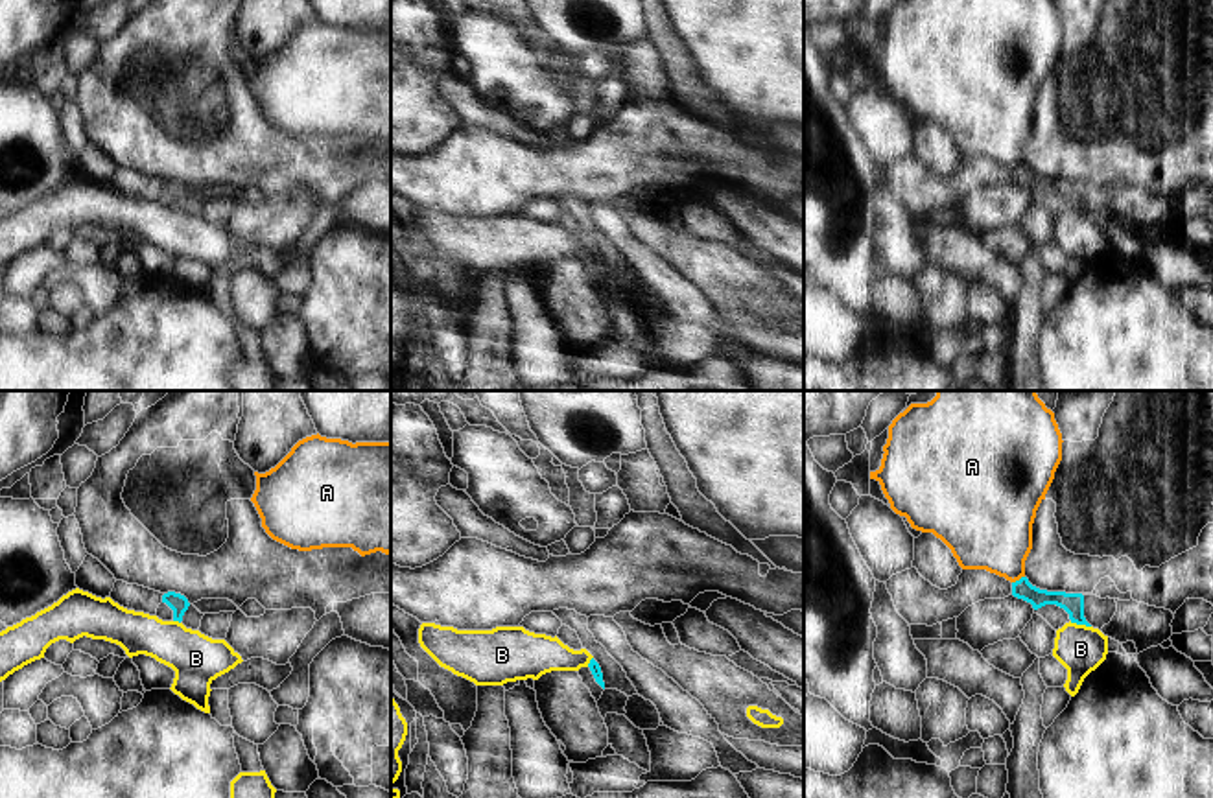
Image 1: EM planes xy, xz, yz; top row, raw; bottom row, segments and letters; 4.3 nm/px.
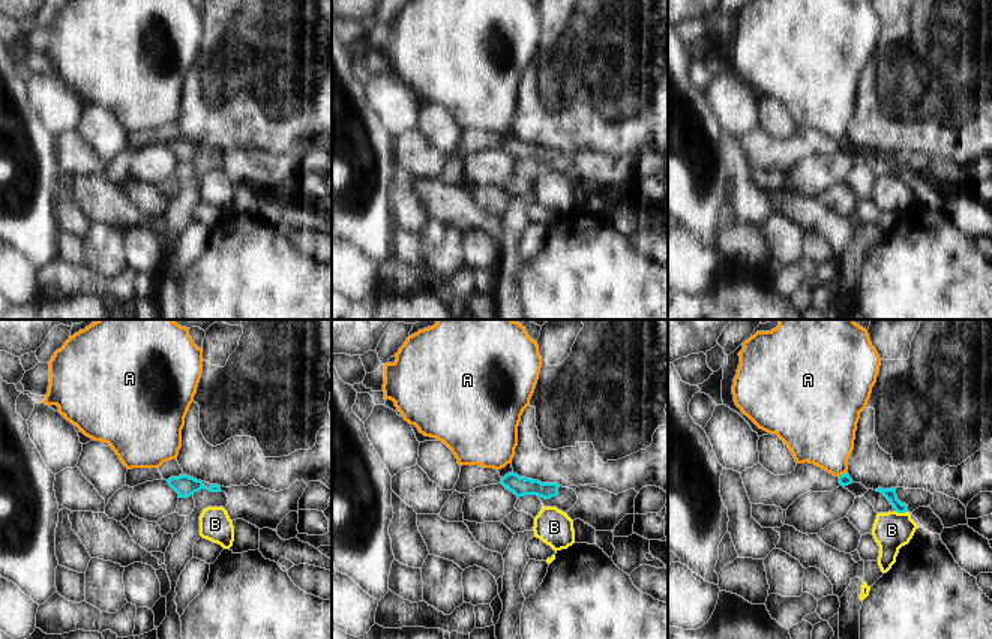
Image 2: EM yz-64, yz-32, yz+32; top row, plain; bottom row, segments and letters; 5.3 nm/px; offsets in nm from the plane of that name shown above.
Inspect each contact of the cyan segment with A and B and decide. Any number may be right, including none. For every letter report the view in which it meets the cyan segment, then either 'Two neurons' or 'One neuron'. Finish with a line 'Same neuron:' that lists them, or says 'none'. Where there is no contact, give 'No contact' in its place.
A: Touches cyan in yz. One neuron
B: Touches cyan in yz. Two neurons
Same neuron: A.

